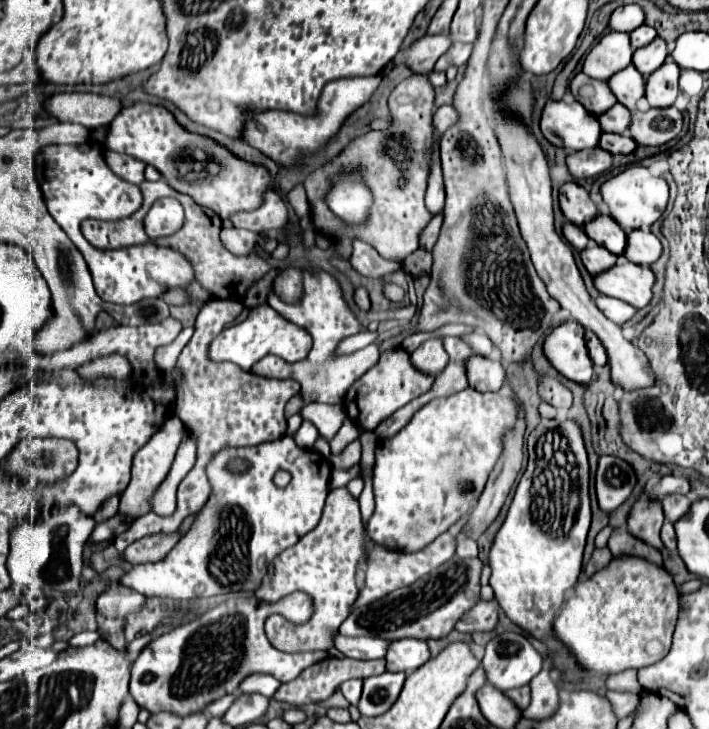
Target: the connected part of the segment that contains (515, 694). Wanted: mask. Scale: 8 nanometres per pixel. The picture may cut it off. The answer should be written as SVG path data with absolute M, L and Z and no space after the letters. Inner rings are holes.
M520 687L520 689L512 689L506 693L520 709L526 709L530 705L530 687Z

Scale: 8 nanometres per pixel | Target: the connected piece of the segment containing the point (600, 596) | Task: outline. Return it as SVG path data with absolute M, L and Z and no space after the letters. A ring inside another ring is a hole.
M614 557L612 563L574 587L574 595L564 603L560 615L554 619L554 631L556 637L570 647L586 671L612 675L624 669L648 667L670 651L672 633L678 621L678 599L678 587L664 567L658 567L642 557Z

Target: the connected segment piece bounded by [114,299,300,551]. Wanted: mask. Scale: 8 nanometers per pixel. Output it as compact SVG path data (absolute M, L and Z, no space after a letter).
M212 299L206 303L194 325L194 335L184 347L178 357L178 395L176 395L176 415L182 423L196 433L198 443L198 459L192 471L182 479L176 494L176 513L170 517L160 517L156 513L148 513L138 517L132 527L114 539L114 547L124 551L136 539L156 533L174 533L182 519L194 515L200 505L206 503L210 495L210 483L206 477L206 465L212 455L222 449L224 445L258 445L262 441L274 441L286 435L286 419L284 419L284 405L290 397L300 391L300 383L294 379L266 379L260 375L250 375L232 363L212 363L208 359L208 343L226 327L230 325L238 313L244 309L240 301L234 299Z

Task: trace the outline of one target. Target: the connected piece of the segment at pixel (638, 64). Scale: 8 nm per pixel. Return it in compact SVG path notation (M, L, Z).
M656 37L652 43L648 43L648 47L642 47L642 49L636 49L634 55L632 55L632 65L644 75L648 77L650 73L654 73L668 57L668 49L666 49L666 43Z

